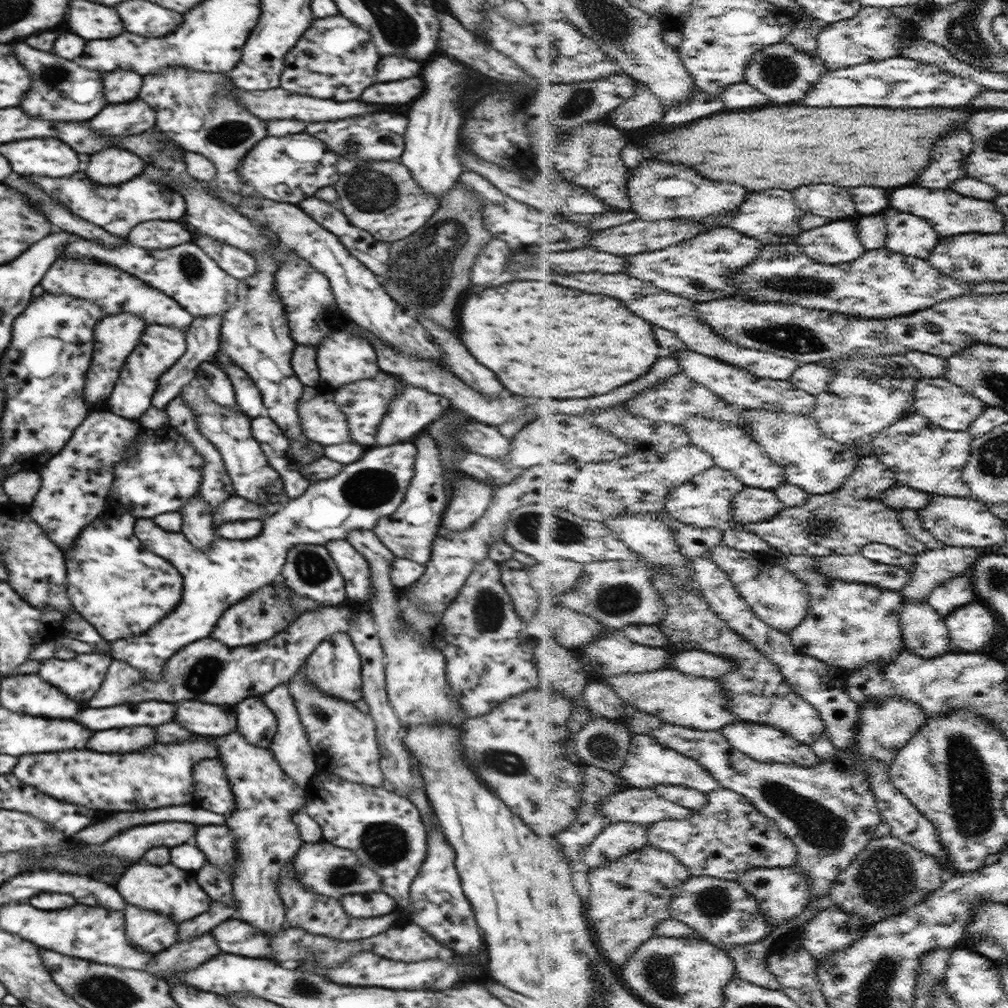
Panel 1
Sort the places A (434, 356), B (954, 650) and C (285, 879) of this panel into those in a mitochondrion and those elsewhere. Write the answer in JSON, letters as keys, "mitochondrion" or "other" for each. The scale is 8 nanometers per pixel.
{"A":"other","B":"other","C":"mitochondrion"}

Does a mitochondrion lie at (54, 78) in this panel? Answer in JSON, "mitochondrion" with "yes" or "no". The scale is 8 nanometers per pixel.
{"mitochondrion":"yes"}

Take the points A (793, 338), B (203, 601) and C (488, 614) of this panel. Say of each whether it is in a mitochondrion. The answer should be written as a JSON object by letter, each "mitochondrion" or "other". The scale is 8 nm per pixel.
{"A":"mitochondrion","B":"other","C":"mitochondrion"}

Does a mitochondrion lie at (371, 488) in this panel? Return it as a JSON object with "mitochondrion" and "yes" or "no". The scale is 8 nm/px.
{"mitochondrion":"yes"}

